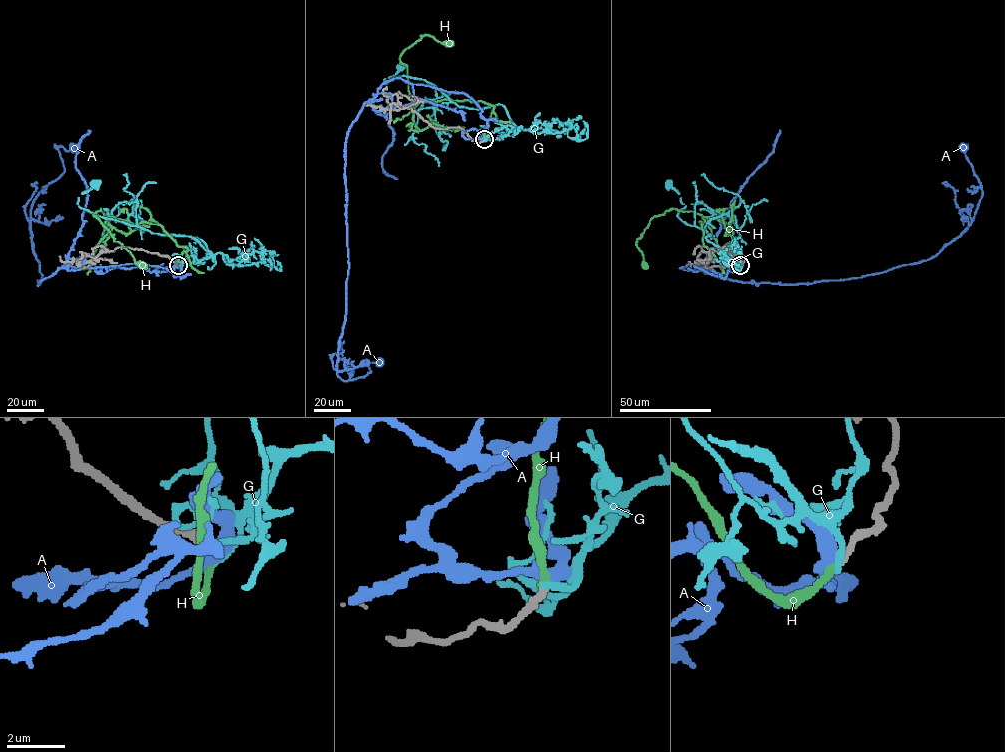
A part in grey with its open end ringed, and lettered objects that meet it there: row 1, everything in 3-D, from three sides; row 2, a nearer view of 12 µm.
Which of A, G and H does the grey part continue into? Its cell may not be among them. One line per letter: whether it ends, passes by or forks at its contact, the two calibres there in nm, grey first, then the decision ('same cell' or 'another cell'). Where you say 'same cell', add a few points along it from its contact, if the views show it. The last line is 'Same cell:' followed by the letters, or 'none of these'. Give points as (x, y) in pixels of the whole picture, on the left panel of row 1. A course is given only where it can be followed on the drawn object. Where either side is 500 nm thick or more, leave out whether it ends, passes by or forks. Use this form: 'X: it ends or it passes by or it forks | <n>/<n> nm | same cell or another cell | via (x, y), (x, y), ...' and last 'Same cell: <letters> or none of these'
A: it passes by | 300/400 nm | another cell
G: it ends | 280/240 nm | another cell
H: it ends | 280/220 nm | same cell | via (178, 265), (186, 248), (159, 225), (131, 224), (97, 211), (93, 215), (114, 240), (143, 265)
Same cell: H

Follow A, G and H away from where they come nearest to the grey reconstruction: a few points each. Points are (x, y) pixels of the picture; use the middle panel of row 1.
A: (485, 139), (466, 95), (401, 79), (349, 128), (337, 374), (364, 377), (364, 362), (379, 362)
G: (485, 139), (508, 125), (520, 128), (503, 105), (459, 107), (434, 85), (405, 75), (385, 84), (401, 66)
H: (485, 139), (491, 104), (451, 99), (411, 103), (402, 52), (420, 35), (450, 42)

